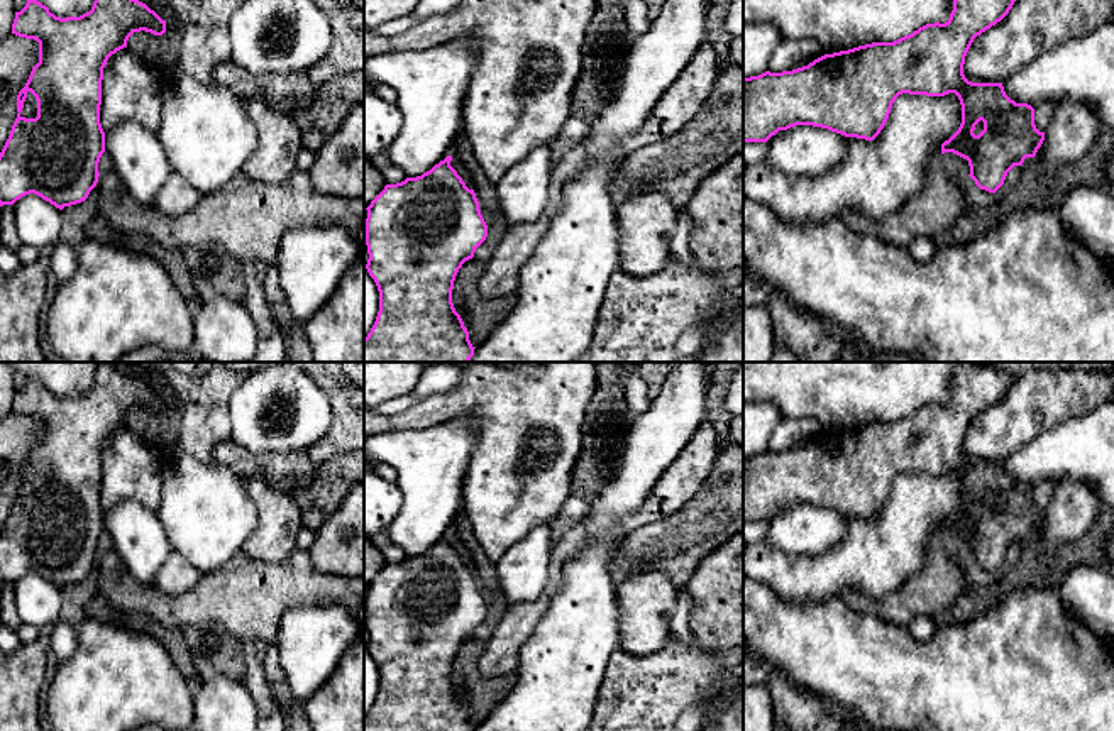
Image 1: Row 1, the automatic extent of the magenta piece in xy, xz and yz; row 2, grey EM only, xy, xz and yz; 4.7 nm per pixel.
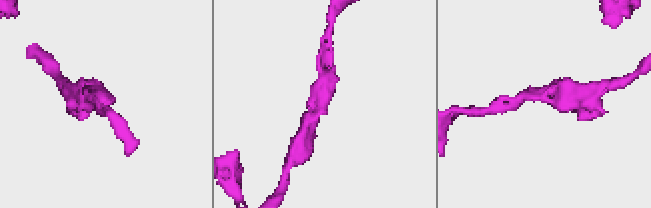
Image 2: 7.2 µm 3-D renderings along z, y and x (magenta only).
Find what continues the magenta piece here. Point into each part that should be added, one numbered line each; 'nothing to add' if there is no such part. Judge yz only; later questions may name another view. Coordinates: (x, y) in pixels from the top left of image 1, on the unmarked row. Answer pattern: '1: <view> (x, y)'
nothing to add

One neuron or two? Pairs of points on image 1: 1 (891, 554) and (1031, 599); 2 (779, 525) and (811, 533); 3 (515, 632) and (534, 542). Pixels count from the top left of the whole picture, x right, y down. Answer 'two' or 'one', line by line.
1: two
2: one
3: two

